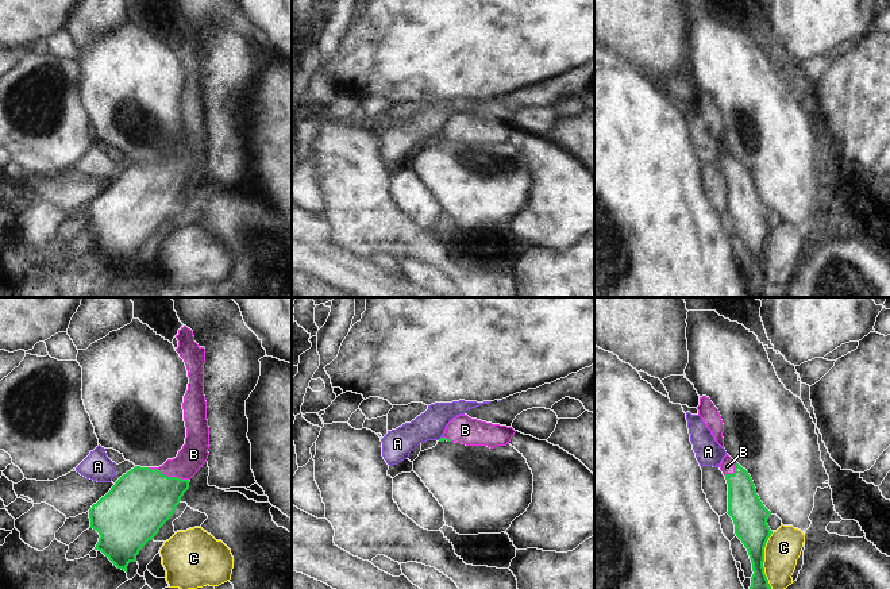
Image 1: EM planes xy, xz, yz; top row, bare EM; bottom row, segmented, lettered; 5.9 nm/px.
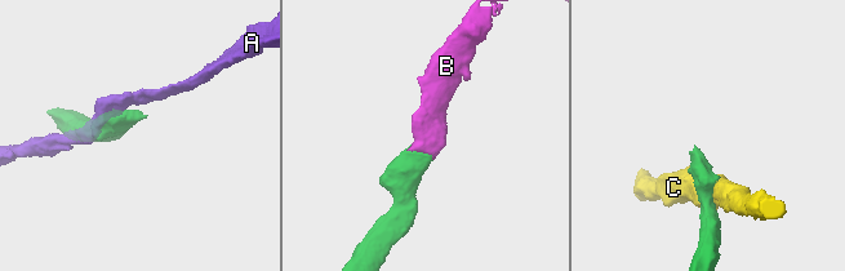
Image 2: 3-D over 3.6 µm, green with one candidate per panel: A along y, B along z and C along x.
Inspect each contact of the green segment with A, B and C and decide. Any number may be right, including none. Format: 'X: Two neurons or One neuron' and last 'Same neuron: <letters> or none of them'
A: Two neurons
B: One neuron
C: Two neurons
Same neuron: B.

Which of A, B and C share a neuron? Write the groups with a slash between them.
A / B / C

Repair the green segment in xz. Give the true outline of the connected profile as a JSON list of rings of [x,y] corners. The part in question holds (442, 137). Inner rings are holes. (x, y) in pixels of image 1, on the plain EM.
[[[459,112],[447,122],[439,139],[447,138],[466,143],[488,143],[494,146],[509,142],[515,130],[512,124],[492,122],[471,116],[467,112]]]

